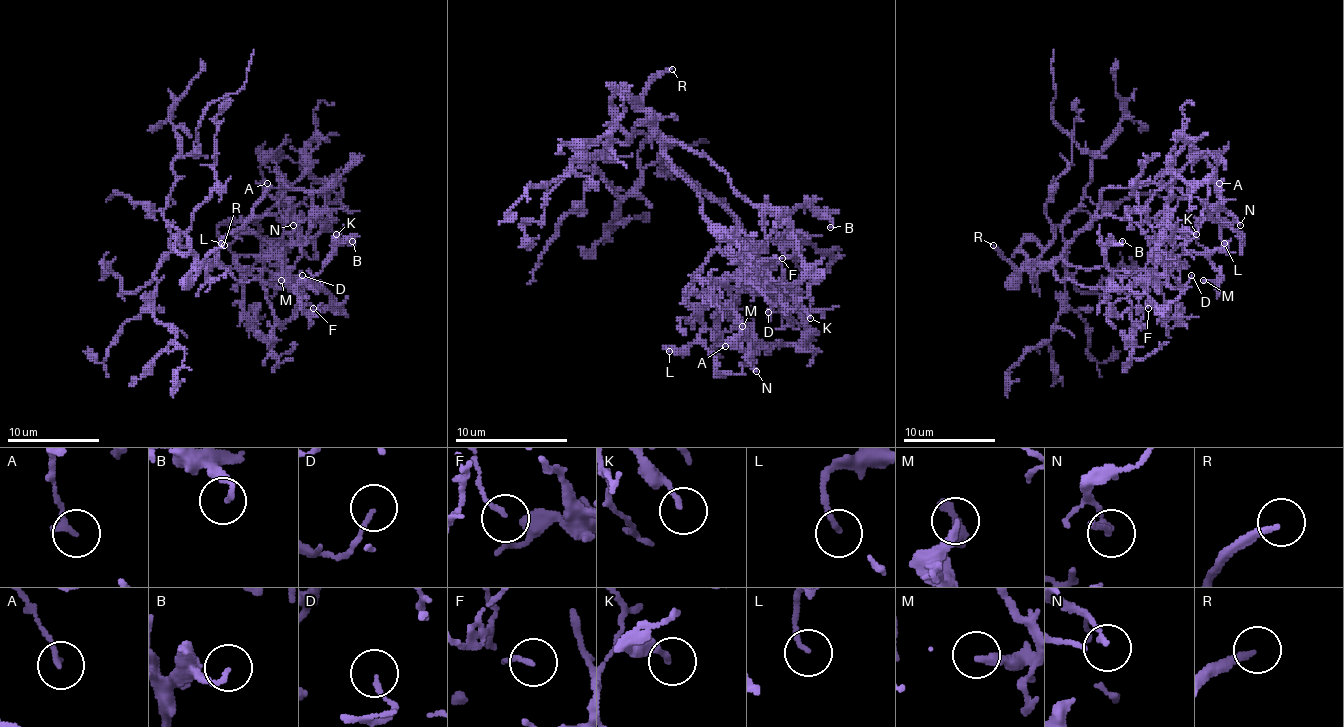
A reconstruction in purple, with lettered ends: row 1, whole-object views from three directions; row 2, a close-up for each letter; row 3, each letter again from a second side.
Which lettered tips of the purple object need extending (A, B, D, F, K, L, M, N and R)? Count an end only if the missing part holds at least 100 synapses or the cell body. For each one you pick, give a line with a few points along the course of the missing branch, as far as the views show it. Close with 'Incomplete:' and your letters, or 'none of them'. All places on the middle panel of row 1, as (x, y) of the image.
Incomplete: R

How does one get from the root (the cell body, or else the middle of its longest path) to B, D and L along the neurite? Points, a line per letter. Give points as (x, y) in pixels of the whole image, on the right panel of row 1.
B: (1039, 261), (1046, 264), (1063, 282), (1074, 280), (1081, 287), (1104, 287), (1111, 278), (1106, 248), (1122, 241)
D: (1039, 261), (1109, 266), (1118, 275), (1143, 271), (1162, 275), (1175, 289), (1182, 289), (1191, 275)
L: (1039, 261), (1109, 266), (1118, 275), (1152, 273), (1155, 261), (1187, 243), (1203, 220), (1221, 222), (1224, 243)

